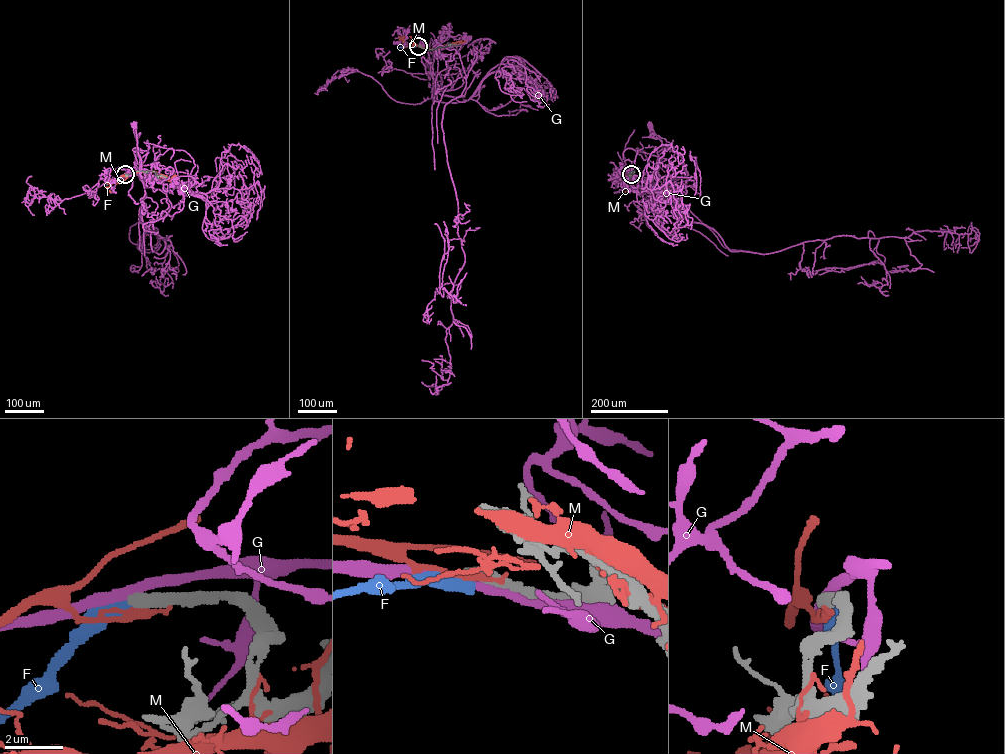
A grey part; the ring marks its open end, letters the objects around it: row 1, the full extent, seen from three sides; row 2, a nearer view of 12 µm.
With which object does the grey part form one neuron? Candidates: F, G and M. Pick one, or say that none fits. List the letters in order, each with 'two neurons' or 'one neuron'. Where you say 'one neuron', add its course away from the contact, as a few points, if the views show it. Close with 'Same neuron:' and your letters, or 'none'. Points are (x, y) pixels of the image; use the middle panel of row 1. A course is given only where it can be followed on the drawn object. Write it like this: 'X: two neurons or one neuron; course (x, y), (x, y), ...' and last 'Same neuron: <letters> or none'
F: two neurons
G: two neurons
M: two neurons
Same neuron: none

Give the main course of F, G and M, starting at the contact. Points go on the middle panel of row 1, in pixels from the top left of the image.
F: (418, 46), (400, 47)
G: (418, 46), (426, 47), (427, 65)
M: (418, 46), (434, 49), (464, 43), (469, 39)

